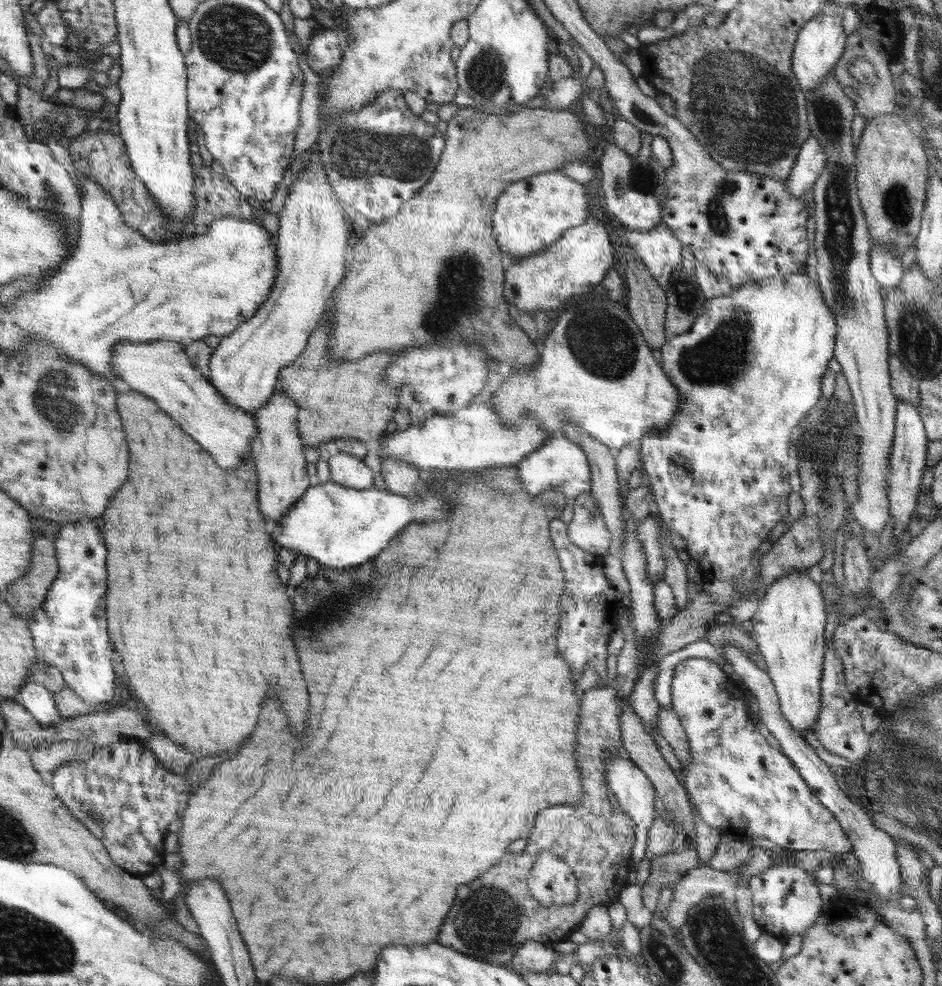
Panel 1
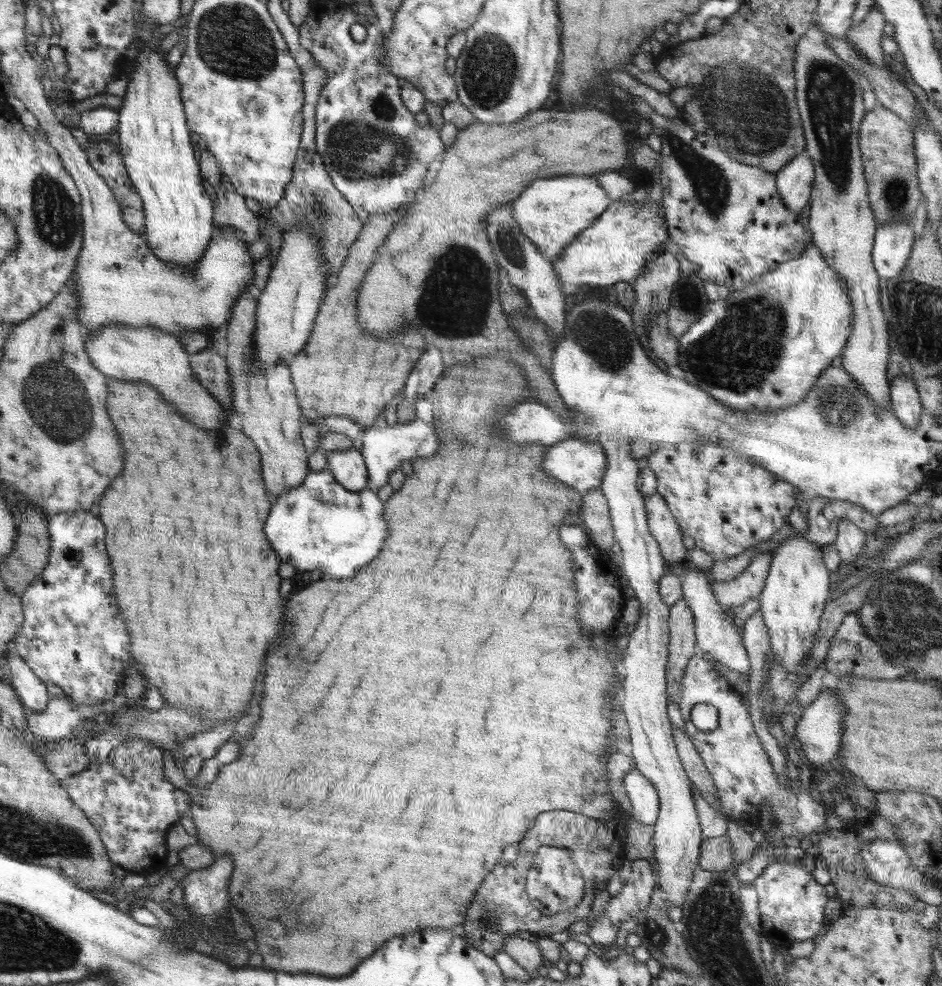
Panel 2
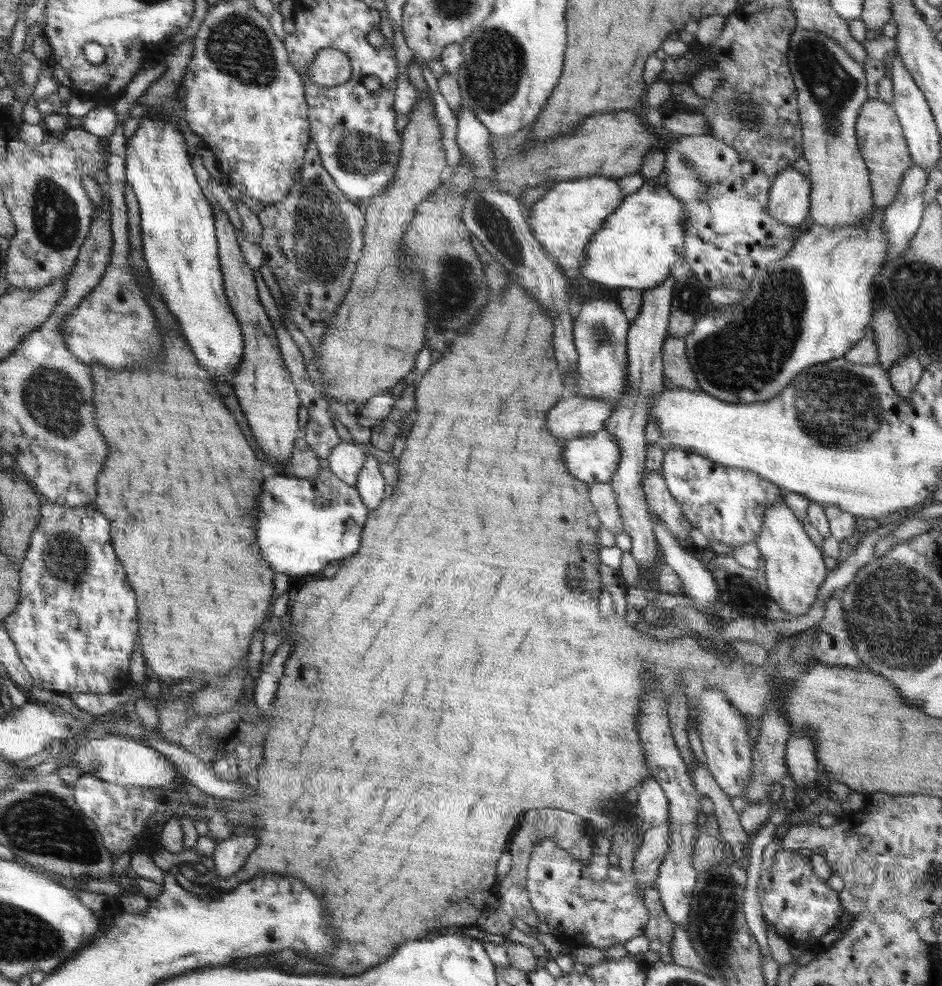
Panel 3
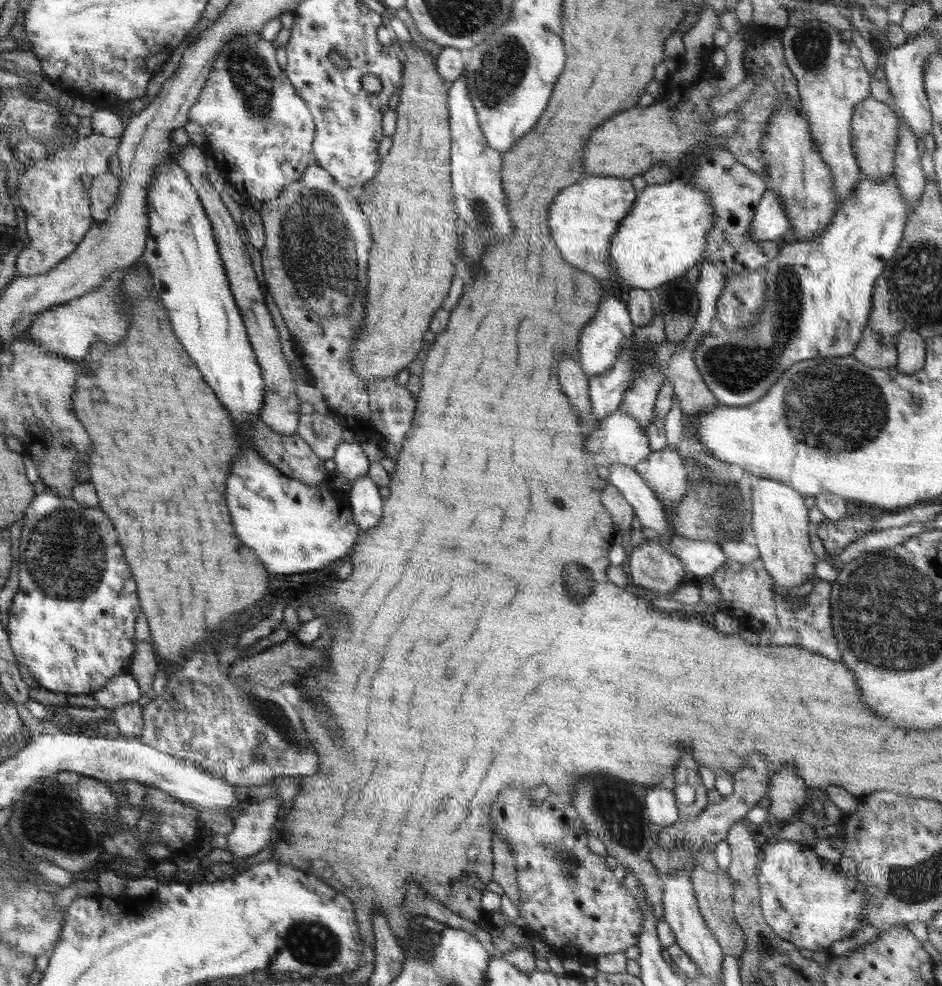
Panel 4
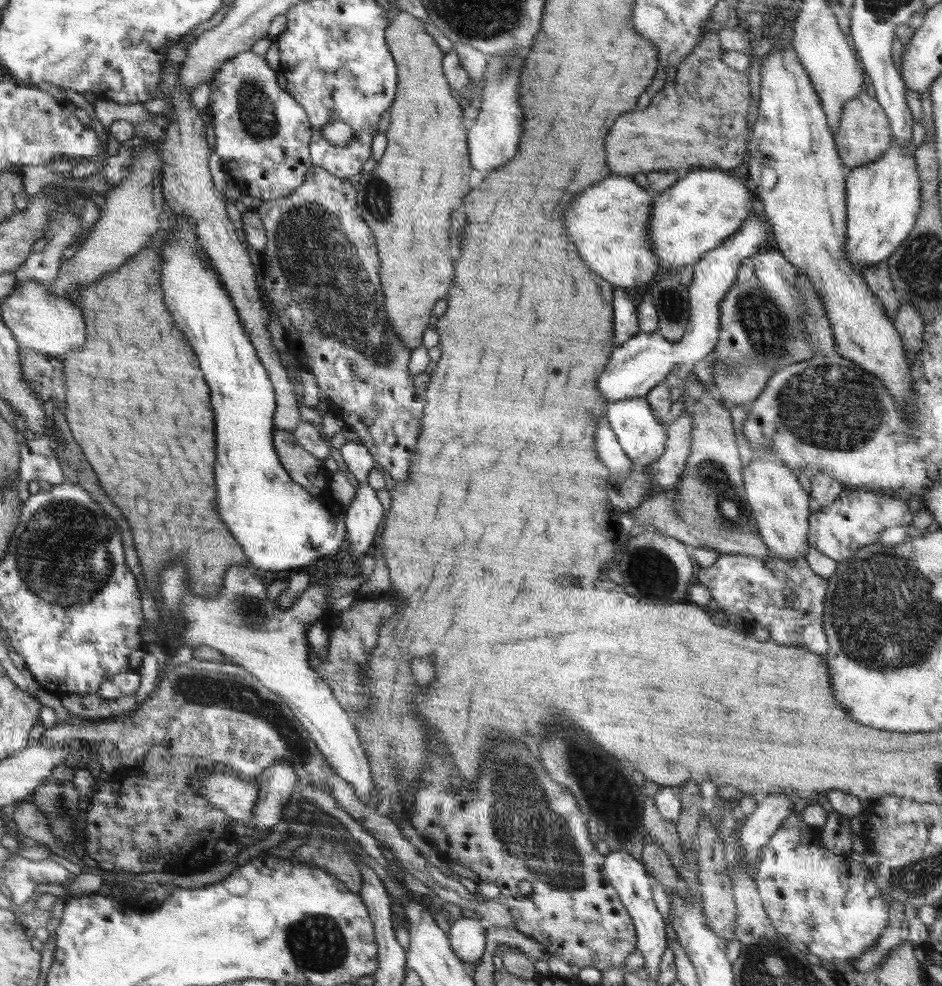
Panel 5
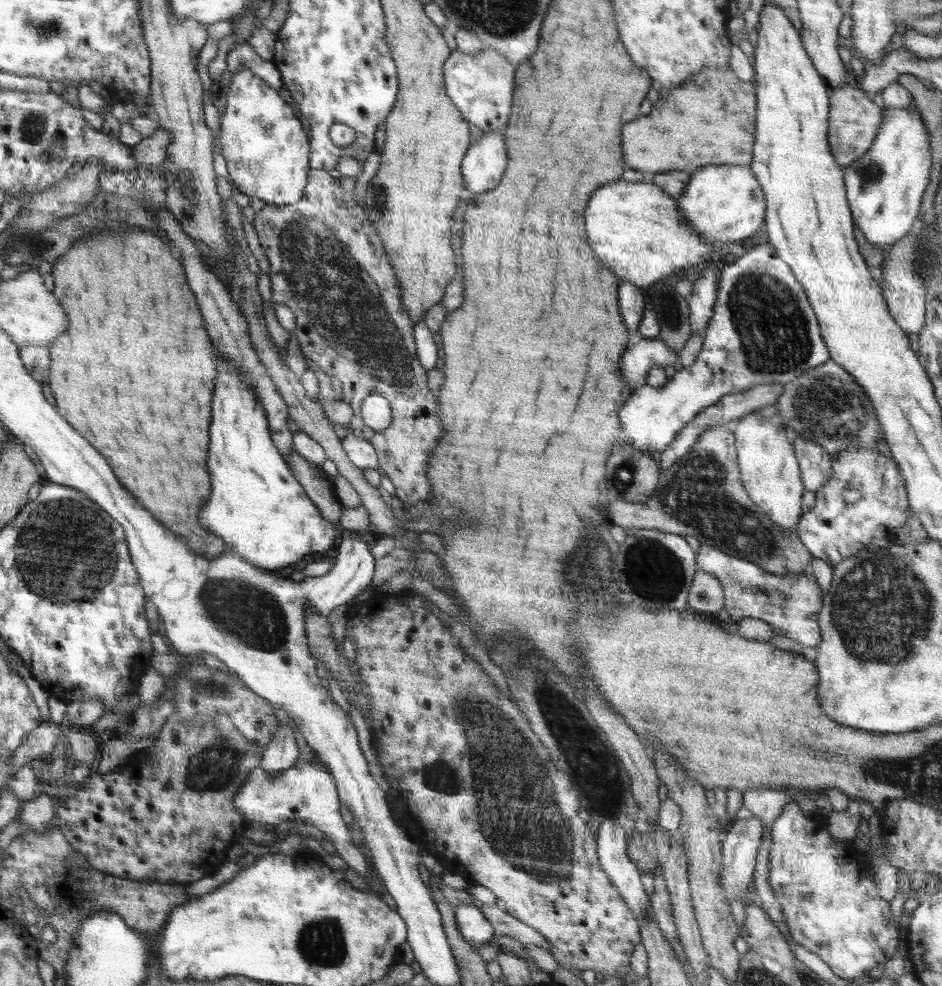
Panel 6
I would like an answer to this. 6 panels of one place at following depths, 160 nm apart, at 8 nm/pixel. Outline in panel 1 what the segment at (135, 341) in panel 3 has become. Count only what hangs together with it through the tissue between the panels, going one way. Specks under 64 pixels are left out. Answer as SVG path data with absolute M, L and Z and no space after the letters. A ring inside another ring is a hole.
M154 340L145 344L118 344L113 348L112 365L113 373L125 385L125 389L156 398L158 404L162 404L166 412L172 412L174 420L178 420L178 424L182 424L182 428L186 428L186 432L190 432L190 436L202 444L202 448L214 452L214 460L218 460L222 468L234 468L240 460L250 457L253 438L257 435L256 418L238 405L228 402L211 381L202 376L200 369L190 364L180 343Z

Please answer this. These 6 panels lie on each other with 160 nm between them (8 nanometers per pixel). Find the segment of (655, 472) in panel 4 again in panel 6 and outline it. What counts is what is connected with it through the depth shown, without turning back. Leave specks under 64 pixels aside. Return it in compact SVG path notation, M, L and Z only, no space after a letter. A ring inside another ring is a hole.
M759 384L753 386L752 388L737 392L736 394L727 394L718 399L712 406L707 406L704 410L701 410L679 433L676 438L659 454L657 454L657 459L659 467L662 472L668 473L671 466L676 464L678 458L684 456L687 452L691 451L698 438L703 432L706 432L711 426L729 425L731 426L736 420L741 419L748 413L752 413L759 408L764 408L764 406L770 406L777 402L778 397L782 394L784 390L783 384Z

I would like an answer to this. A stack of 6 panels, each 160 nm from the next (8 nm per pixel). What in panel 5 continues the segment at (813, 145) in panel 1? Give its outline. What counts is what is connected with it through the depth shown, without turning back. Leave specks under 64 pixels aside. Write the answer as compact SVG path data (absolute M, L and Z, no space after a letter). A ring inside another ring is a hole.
M752 210L738 232L731 234L714 250L706 251L700 260L693 264L693 280L687 288L691 315L679 342L668 344L657 330L648 333L639 331L631 336L628 342L624 342L612 352L612 358L609 358L606 370L597 378L597 391L607 402L644 397L655 384L665 381L674 367L682 363L694 364L714 350L720 334L720 303L728 289L734 284L742 260L755 255L758 247L766 240L770 232L769 222L765 216L760 216L761 214L766 215L762 211Z

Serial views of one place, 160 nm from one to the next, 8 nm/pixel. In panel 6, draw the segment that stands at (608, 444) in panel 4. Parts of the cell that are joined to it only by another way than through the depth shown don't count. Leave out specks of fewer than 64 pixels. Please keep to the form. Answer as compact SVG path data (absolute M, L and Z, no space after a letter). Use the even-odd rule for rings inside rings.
M770 243L757 245L750 252L733 258L732 262L722 267L713 315L707 326L702 349L689 367L678 371L660 388L646 384L635 389L619 408L617 415L621 422L620 436L624 443L657 455L701 410L712 406L722 396L736 394L759 384L785 384L829 359L829 349L824 343L817 316L804 287Z

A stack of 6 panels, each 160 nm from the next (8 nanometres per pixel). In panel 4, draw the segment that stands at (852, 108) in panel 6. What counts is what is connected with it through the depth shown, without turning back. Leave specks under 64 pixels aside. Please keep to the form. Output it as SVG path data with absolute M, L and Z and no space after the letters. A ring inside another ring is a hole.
M869 97L854 108L851 120L853 153L864 177L884 180L894 176L898 120L892 108Z

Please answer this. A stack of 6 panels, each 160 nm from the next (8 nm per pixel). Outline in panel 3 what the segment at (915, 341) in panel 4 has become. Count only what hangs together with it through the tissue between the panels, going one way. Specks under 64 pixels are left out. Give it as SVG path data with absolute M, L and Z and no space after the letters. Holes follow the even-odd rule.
M912 354L896 361L889 368L889 381L900 399L908 398L923 375L922 363Z

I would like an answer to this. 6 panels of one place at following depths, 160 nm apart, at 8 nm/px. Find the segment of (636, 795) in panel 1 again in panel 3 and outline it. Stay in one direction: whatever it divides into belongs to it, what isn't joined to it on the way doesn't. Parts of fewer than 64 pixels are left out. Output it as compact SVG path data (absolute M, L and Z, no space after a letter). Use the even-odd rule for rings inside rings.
M652 778L643 780L636 786L638 801L636 809L642 822L650 827L666 826L668 824L669 802L662 787Z

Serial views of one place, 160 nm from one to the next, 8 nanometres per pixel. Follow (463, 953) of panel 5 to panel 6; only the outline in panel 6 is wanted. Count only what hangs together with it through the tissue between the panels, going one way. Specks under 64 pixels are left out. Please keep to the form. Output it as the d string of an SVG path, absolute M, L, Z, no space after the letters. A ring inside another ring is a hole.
M459 904L456 910L456 919L462 936L473 947L478 948L481 944L486 944L494 934L494 928L490 926L490 921L478 905Z

